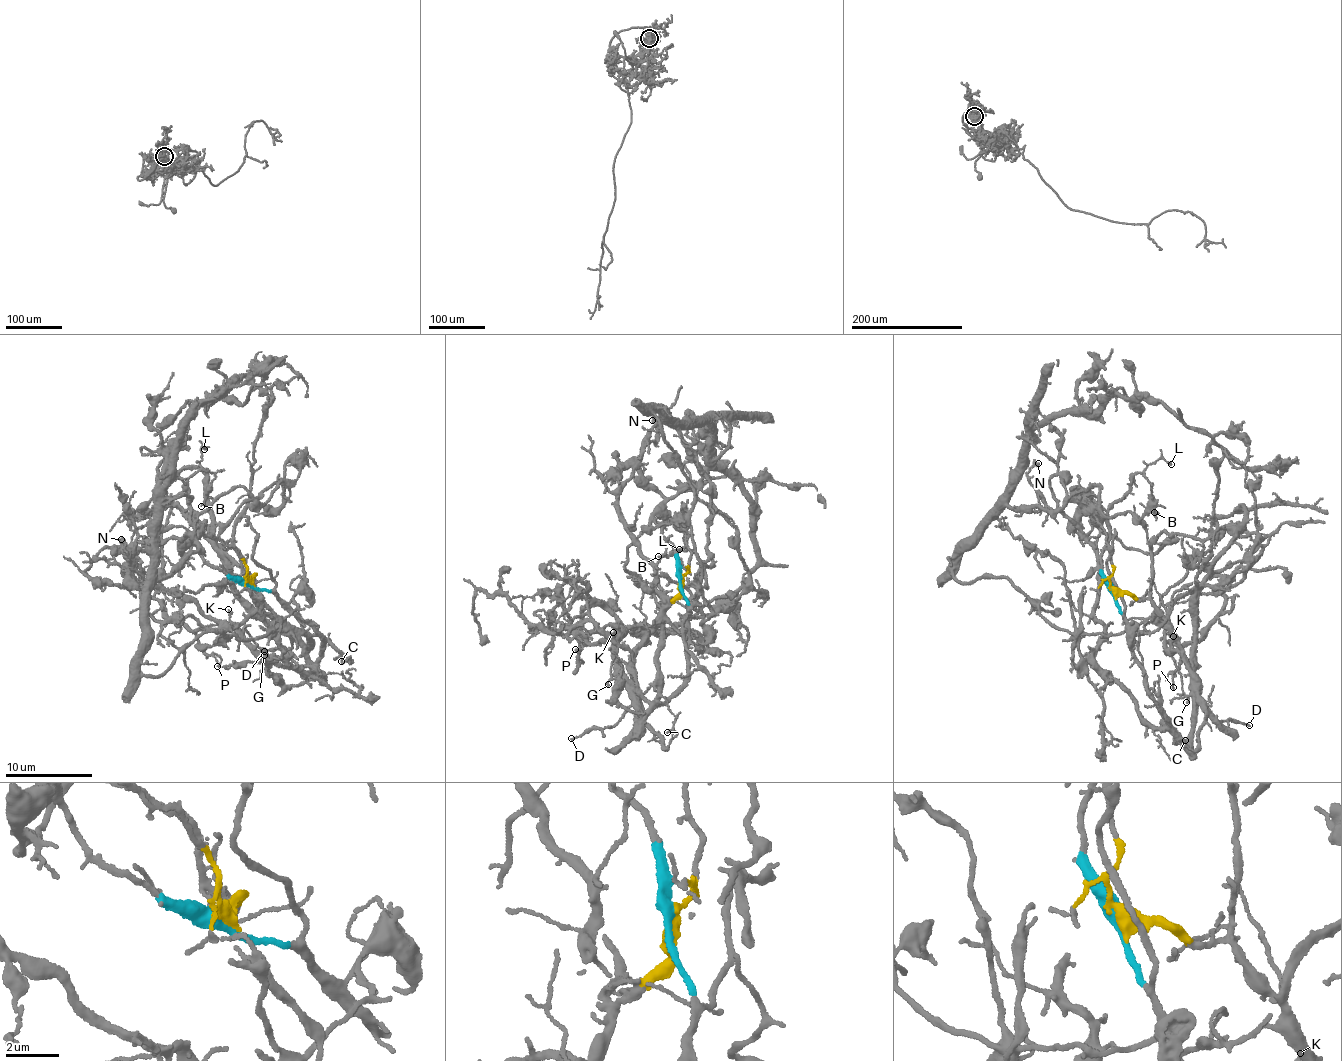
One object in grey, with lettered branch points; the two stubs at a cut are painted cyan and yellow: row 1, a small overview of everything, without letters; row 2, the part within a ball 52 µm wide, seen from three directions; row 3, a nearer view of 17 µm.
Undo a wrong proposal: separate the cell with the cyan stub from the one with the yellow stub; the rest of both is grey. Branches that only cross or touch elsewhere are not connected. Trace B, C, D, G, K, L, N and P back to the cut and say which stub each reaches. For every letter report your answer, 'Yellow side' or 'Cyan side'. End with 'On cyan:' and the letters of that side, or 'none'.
B: Cyan side
C: Yellow side
D: Cyan side
G: Yellow side
K: Yellow side
L: Cyan side
N: Cyan side
P: Yellow side
On cyan: B, D, L, N

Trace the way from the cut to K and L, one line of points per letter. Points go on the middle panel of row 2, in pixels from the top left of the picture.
K: (680, 580), (679, 594), (660, 609), (634, 654), (613, 641), (613, 631)
L: (680, 580), (671, 543), (661, 534), (671, 521), (669, 519), (666, 524), (671, 519), (685, 532), (679, 549)

